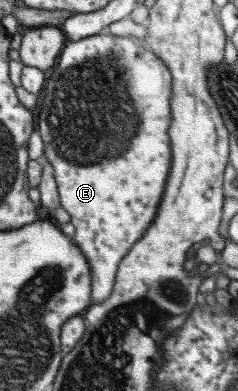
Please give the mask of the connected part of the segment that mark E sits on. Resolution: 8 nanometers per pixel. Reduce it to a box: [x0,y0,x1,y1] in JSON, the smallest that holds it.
[36,32,171,304]

